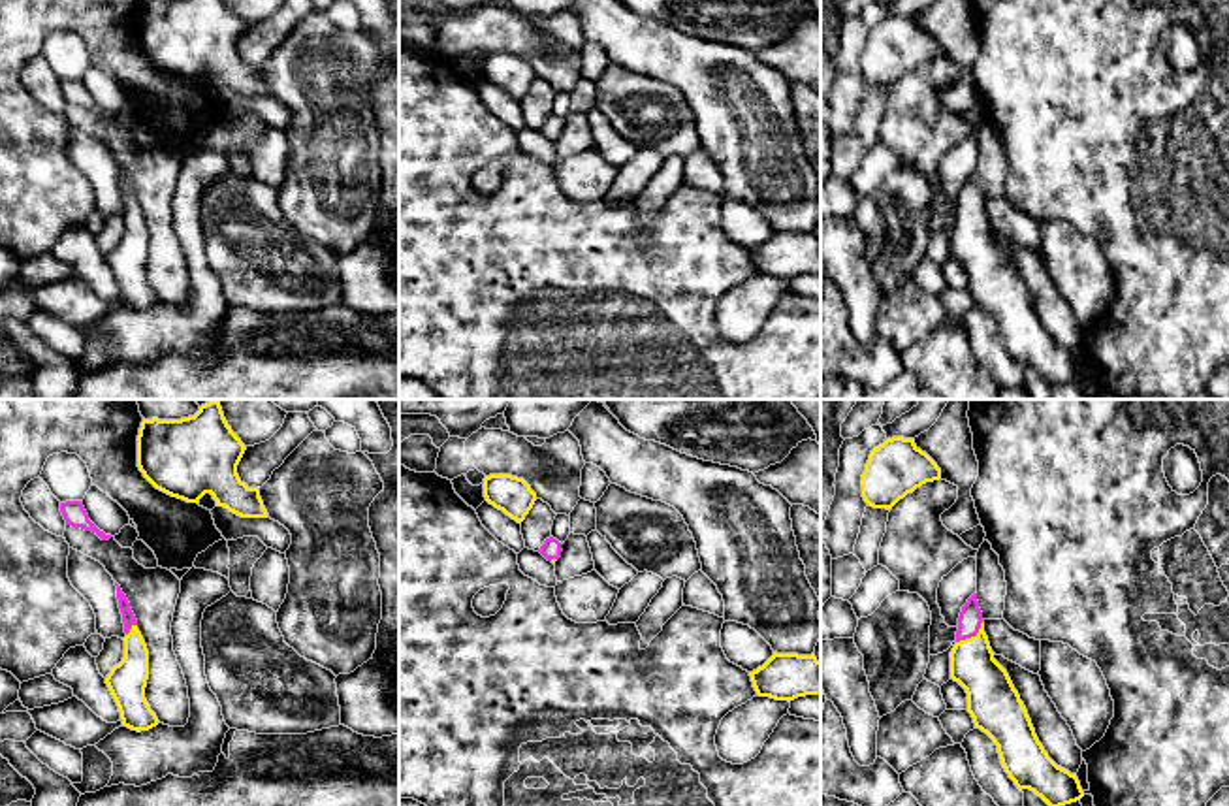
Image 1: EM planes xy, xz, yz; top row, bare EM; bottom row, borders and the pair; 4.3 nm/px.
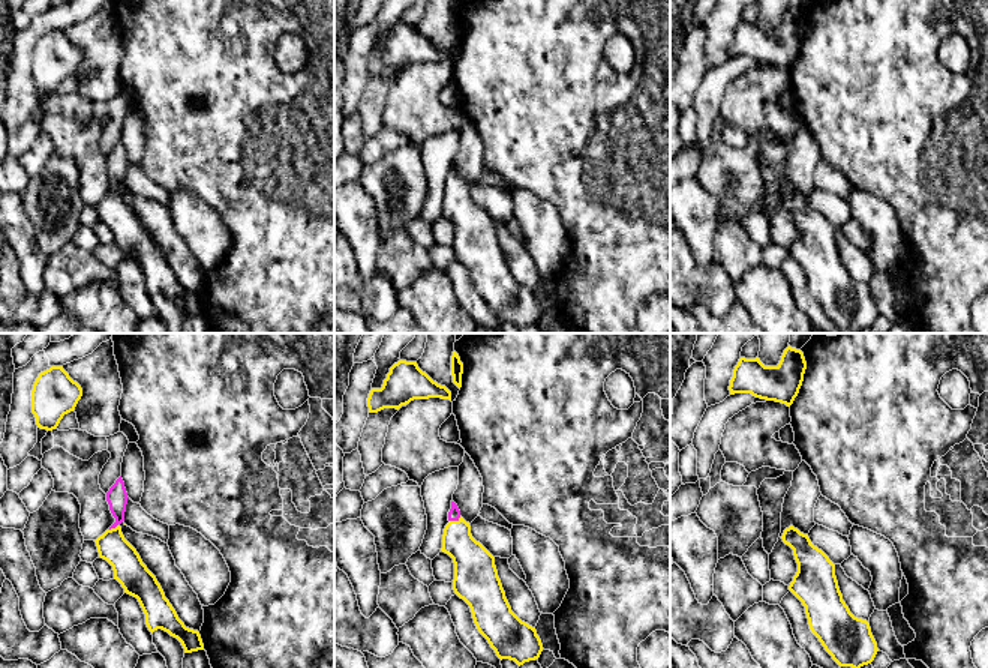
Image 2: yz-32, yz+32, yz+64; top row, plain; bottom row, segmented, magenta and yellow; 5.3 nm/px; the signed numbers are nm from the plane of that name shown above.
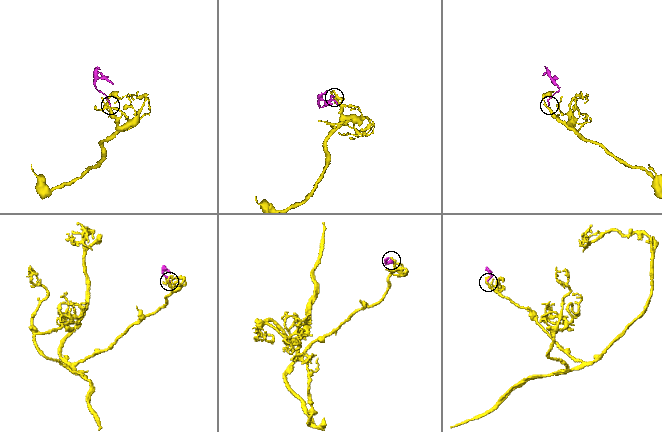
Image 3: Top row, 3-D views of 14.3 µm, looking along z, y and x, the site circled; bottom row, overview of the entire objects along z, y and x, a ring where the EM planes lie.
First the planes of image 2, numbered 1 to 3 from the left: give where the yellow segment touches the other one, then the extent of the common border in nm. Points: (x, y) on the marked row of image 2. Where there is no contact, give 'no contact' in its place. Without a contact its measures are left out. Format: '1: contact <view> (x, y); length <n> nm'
1: contact yz-32 (113, 527); length 60 nm
2: contact yz+32 (455, 520); length 70 nm
3: no contact

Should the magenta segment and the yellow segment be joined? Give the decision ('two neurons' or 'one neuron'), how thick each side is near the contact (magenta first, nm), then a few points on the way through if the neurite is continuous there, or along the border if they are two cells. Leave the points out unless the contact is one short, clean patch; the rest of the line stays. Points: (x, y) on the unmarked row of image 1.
one neuron | 100/200 nm | across yz (970, 198), (972, 213), (972, 243), (989, 266)

